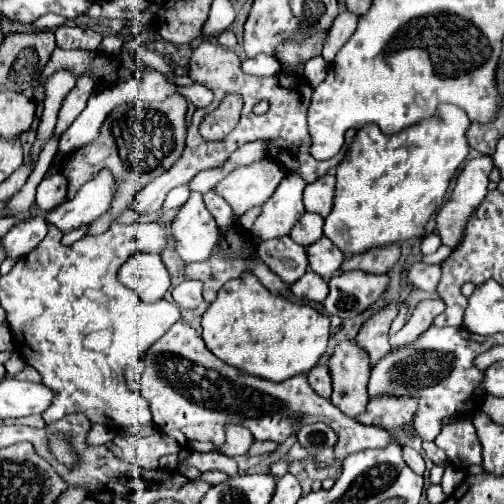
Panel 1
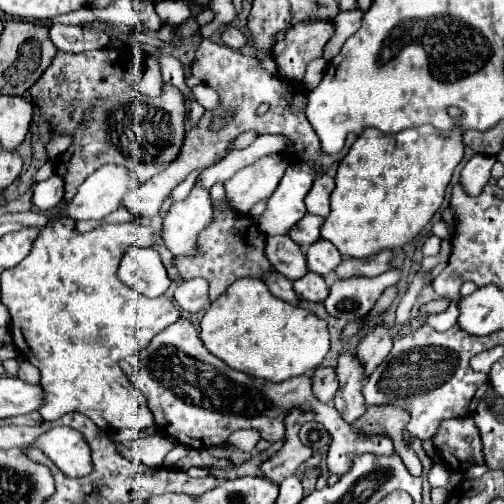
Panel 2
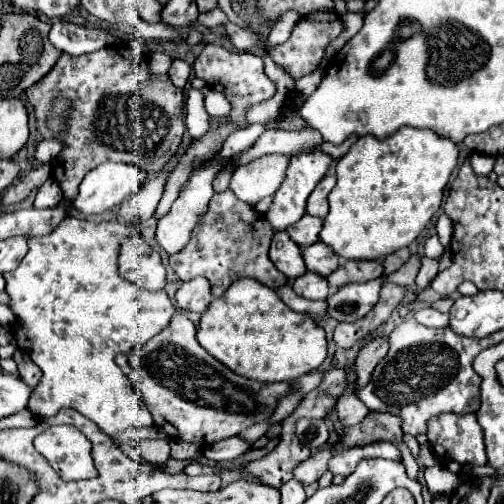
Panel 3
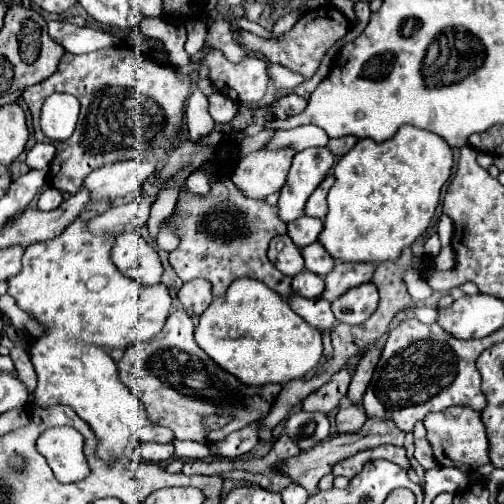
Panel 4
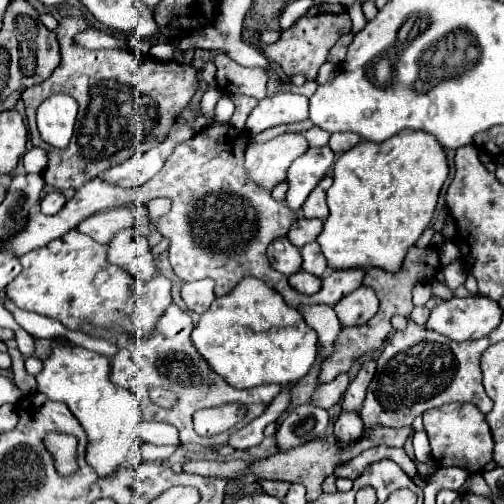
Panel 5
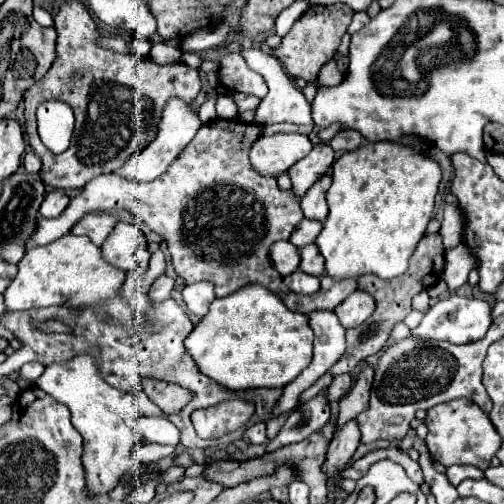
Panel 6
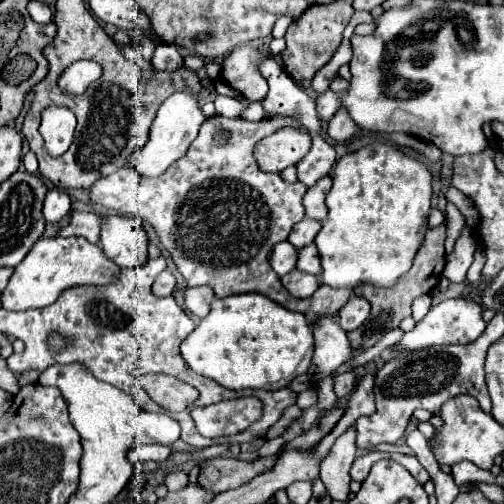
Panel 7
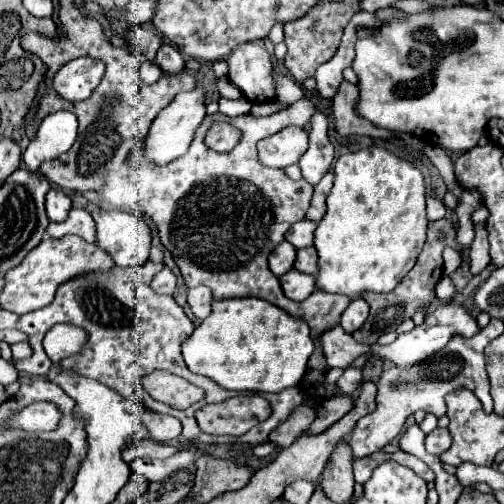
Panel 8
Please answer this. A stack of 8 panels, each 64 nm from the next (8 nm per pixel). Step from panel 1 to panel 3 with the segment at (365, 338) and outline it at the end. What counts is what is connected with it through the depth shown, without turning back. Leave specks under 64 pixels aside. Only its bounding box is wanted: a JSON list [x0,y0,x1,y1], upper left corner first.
[356,336,388,388]

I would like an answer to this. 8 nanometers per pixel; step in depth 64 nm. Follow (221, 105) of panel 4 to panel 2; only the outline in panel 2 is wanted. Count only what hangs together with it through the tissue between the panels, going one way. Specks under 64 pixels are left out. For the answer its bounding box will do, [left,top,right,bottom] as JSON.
[192,84,218,110]

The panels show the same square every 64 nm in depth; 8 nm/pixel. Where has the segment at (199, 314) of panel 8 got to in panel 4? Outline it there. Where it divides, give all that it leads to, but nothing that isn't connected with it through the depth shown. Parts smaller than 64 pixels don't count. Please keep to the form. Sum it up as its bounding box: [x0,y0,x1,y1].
[178,278,212,316]

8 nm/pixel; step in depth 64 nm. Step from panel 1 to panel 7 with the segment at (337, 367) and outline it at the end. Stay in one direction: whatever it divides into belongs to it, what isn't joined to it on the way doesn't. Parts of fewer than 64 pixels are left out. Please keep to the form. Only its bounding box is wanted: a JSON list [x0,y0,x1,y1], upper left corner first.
[320,426,356,502]

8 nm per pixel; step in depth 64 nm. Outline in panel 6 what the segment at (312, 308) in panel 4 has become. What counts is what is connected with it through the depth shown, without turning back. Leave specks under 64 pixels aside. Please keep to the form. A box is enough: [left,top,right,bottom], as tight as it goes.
[242,310,344,444]

